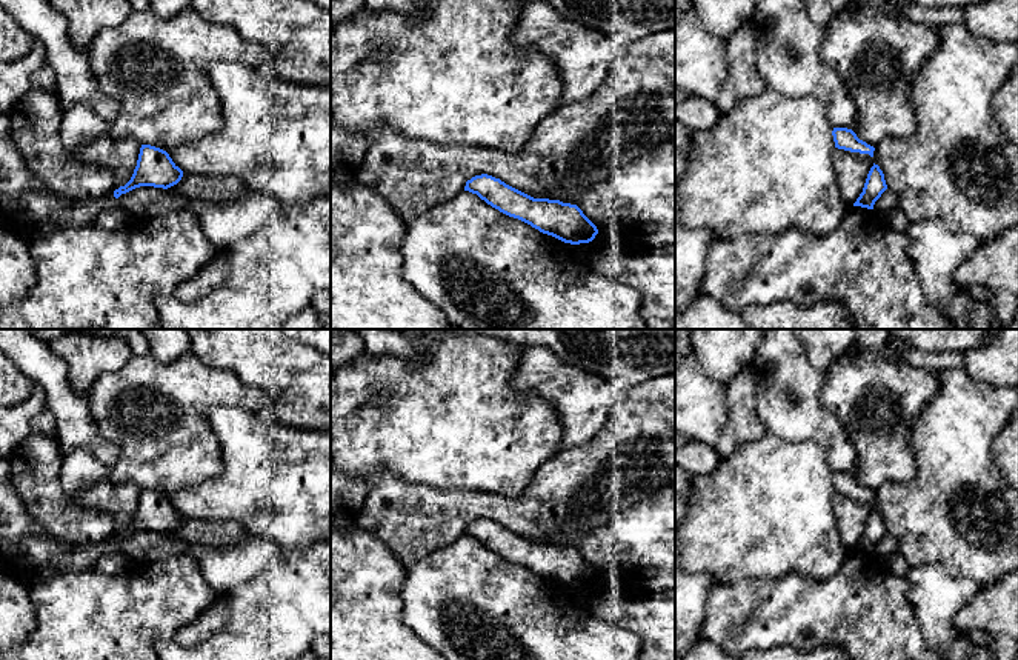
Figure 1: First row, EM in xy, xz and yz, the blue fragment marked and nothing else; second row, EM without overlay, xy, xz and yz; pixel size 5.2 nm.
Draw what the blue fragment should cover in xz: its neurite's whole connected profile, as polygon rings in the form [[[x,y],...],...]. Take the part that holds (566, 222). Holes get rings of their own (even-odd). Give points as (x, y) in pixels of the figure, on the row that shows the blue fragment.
[[[487,174],[467,180],[464,191],[477,194],[500,212],[518,218],[564,243],[589,243],[598,234],[597,226],[577,205],[534,198]]]

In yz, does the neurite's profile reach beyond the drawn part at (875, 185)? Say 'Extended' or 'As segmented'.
As segmented

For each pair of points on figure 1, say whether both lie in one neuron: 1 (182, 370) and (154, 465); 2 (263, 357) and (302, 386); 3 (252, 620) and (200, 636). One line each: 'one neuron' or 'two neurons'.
1: one neuron
2: one neuron
3: two neurons

